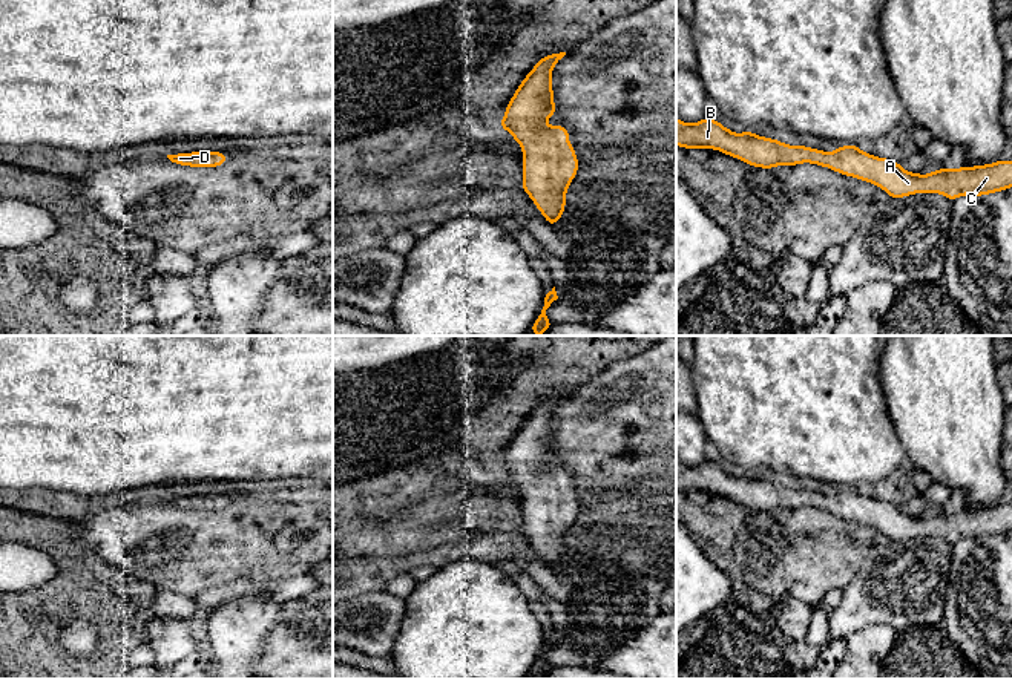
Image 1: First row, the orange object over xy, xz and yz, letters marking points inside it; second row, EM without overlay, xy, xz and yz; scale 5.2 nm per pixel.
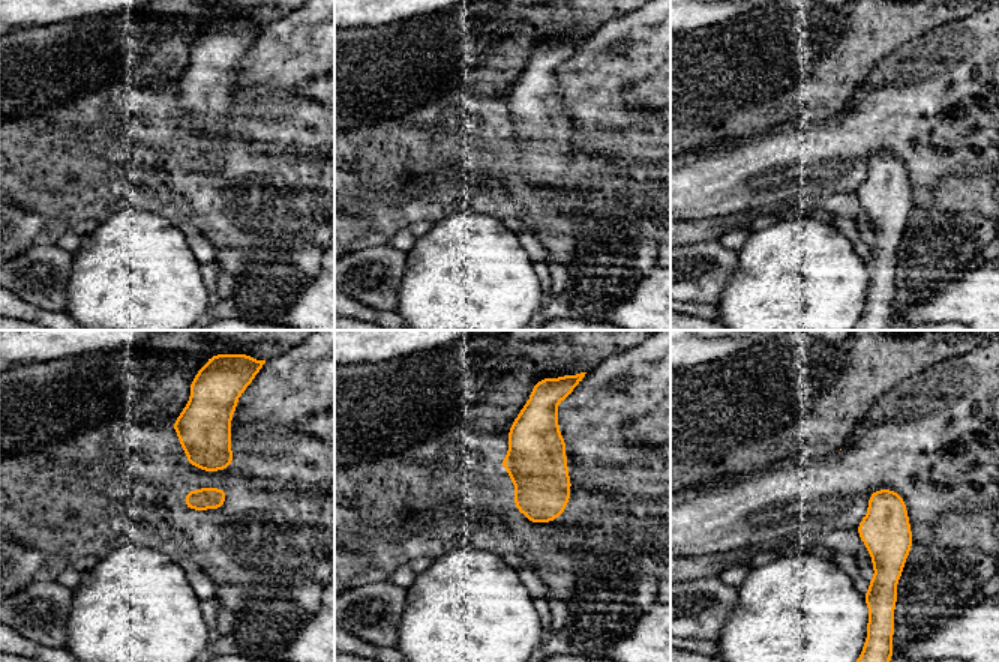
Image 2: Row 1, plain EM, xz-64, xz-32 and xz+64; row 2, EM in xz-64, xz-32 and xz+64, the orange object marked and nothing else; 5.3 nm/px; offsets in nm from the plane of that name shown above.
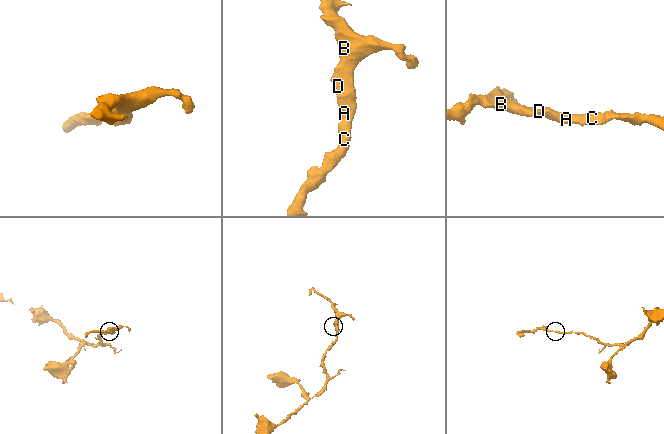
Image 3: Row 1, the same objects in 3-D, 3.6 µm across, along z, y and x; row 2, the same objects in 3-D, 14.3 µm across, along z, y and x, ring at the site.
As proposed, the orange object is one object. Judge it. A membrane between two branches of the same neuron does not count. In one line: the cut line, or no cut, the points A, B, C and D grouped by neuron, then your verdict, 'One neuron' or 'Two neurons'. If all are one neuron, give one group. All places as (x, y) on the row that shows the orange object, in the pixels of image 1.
No split. Groups: A B C D. One neuron

